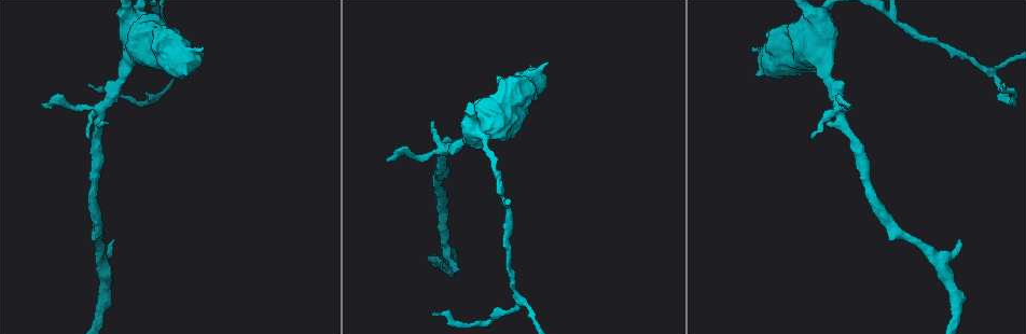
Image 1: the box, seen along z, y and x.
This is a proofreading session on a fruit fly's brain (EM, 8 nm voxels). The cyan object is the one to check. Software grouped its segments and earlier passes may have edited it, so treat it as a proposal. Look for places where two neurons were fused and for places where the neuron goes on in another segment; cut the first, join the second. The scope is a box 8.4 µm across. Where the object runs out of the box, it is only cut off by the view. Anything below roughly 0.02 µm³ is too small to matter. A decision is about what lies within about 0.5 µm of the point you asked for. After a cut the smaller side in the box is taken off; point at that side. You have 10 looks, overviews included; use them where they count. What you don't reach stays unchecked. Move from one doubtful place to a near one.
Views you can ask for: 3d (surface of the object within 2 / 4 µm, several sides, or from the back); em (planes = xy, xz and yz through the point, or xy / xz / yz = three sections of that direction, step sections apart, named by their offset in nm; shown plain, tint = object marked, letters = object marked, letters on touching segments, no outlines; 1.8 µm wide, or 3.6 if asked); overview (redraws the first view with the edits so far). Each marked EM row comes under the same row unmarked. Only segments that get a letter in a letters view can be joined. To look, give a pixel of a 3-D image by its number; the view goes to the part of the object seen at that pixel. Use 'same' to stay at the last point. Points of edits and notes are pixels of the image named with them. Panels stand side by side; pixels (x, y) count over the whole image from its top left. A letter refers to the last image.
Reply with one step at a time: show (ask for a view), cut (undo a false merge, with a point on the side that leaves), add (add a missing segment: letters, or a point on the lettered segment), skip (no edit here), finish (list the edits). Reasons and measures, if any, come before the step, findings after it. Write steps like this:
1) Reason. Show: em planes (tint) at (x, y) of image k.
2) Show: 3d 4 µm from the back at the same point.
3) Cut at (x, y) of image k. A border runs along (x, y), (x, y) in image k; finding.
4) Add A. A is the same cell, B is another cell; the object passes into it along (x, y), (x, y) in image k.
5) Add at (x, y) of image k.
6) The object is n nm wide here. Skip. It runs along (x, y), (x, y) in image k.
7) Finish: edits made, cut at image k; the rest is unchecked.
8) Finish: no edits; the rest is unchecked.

Tapers out. Show: 3d 4 µm at (86, 86) of image 1.

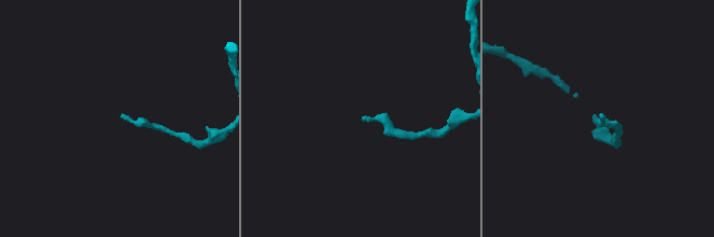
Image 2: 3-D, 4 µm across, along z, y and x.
Show: em planes (letters) at (123, 116) of image 2.

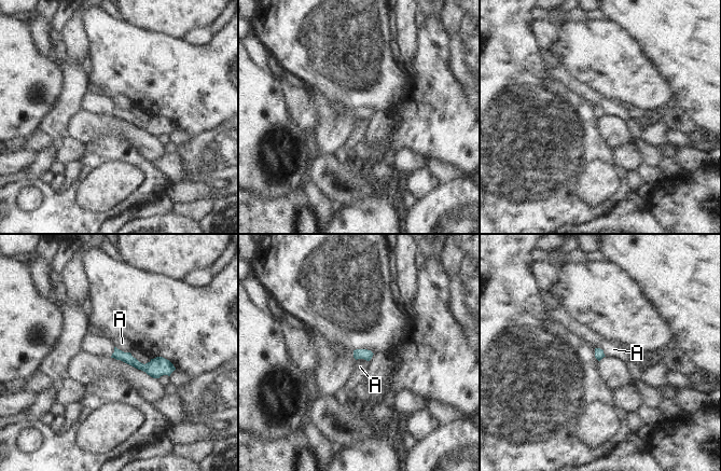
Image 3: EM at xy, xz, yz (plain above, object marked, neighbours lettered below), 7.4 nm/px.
Skip. A is another cell; a border runs along (114, 346), (129, 352) in image 3; no lettered segment goes on from it.

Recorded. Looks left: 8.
Free end. Show: em yz step 16 (tint) at (113, 240) of image 1.

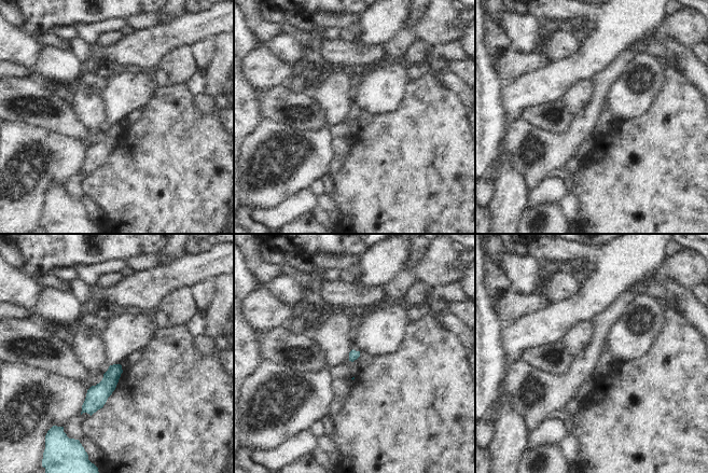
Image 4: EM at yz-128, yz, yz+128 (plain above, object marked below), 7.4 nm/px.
Show: em planes (letters) at the same point.

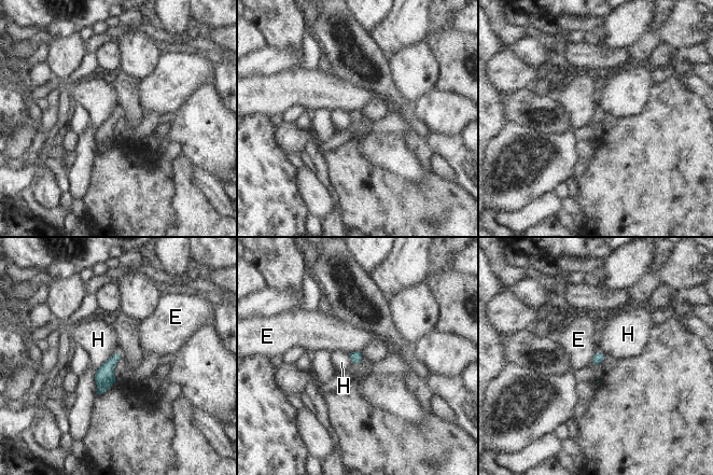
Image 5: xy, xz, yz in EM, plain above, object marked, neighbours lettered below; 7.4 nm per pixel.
Skip. E and H are other cells; none of them fits.

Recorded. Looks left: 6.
Free end. Show: em planes (tint) at (387, 160) of image 1.

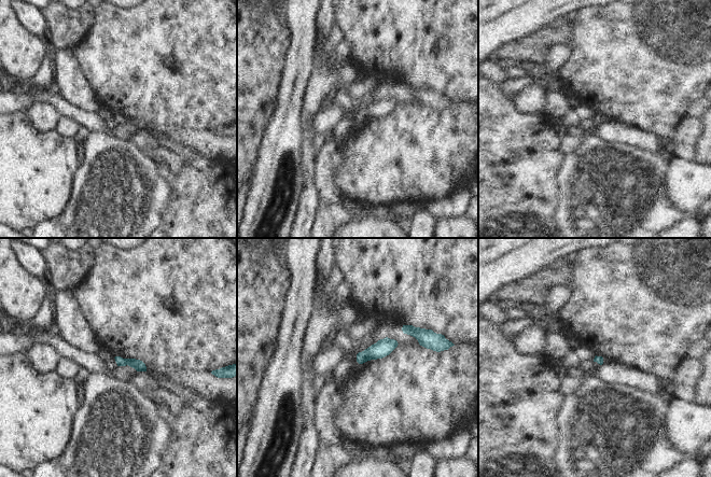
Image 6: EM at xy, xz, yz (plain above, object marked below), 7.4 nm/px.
See the neighbours. Show: em planes (letters) at the same point.

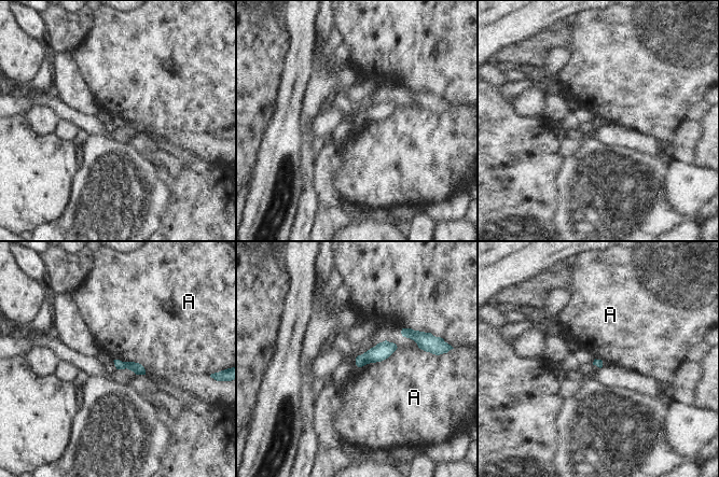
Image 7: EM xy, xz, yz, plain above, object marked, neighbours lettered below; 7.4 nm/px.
The longest contact is with A, 320 nm. Skip. A is another cell; no lettered segment goes on from it.

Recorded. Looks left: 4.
An open end. Show: 3d 2 µm at (752, 47) of image 1.

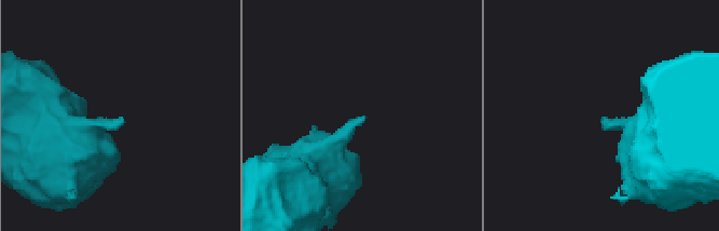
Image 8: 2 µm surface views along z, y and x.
Show: em planes (letters) at (364, 119) of image 8.

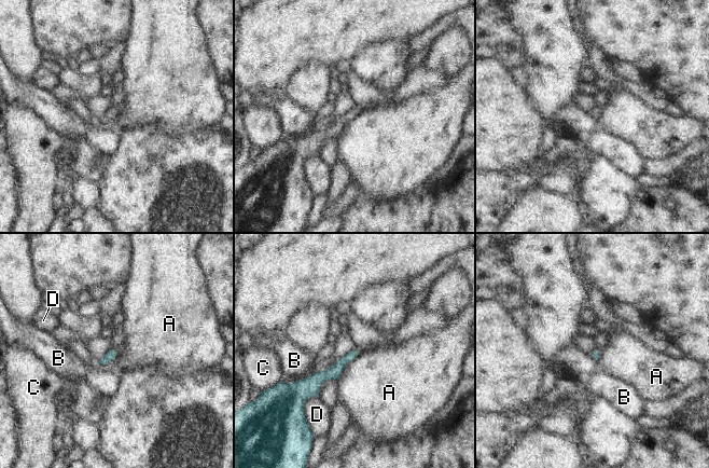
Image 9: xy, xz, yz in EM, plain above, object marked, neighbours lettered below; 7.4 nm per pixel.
Skip. A, B, C and D are other cells; it runs along (353, 353), (332, 373), (300, 387) in image 9; none of them fits.

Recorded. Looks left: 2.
Finish: no edits; the rest is unchecked.

